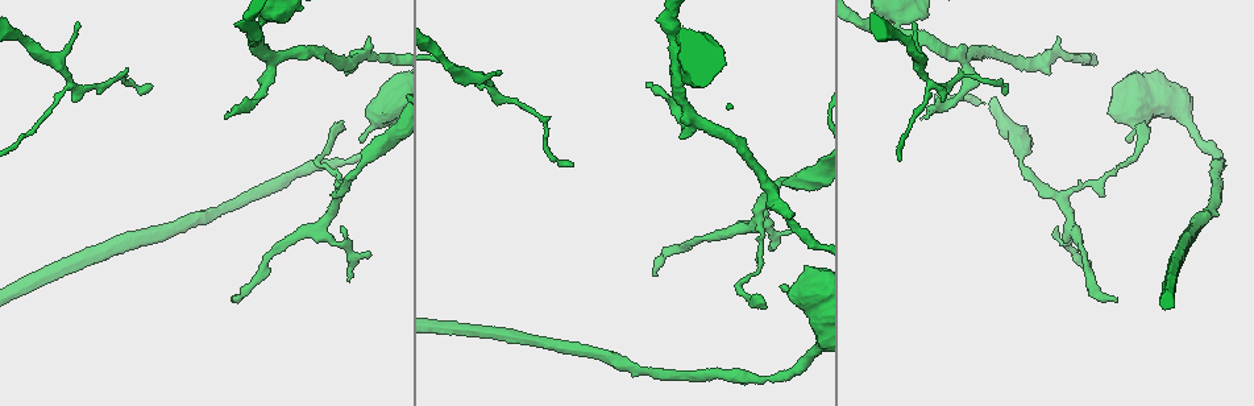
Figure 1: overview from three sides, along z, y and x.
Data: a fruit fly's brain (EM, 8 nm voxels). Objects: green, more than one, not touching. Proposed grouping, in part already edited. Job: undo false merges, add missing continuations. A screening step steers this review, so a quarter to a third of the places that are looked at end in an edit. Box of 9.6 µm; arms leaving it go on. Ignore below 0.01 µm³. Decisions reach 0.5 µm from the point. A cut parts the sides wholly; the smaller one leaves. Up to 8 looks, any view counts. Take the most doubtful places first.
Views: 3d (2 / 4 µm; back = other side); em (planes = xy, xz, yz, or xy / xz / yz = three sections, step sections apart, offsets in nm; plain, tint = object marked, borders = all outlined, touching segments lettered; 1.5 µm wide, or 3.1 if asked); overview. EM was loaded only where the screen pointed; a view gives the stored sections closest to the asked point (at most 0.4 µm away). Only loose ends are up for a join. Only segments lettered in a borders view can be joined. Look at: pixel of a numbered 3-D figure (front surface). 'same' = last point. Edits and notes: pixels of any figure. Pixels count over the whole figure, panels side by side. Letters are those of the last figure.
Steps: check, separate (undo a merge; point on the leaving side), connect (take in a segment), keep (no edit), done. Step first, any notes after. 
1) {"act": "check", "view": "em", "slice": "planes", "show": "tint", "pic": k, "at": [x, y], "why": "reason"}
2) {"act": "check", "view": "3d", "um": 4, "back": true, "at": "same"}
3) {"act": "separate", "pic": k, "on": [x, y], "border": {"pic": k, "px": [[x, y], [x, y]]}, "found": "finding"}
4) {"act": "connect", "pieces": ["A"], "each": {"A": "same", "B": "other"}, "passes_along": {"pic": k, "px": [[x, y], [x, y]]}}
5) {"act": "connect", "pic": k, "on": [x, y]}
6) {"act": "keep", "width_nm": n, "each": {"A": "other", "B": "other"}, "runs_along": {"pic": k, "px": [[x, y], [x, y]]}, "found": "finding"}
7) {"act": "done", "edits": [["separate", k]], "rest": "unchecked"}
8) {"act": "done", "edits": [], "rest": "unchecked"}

{"act": "check", "view": "3d", "um": 4, "pic": 1, "at": [231, 301], "why": "long arm stops here"}

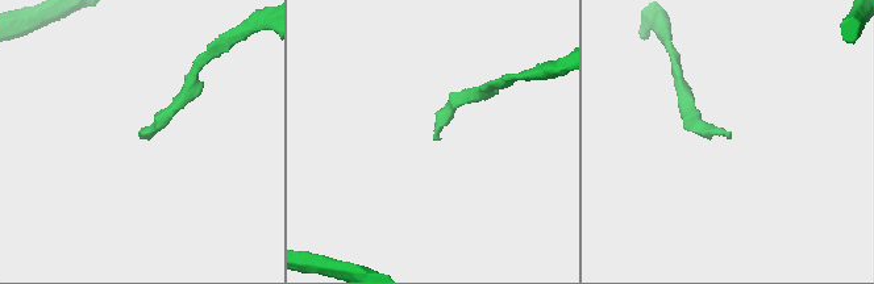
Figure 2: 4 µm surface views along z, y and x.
{"act": "check", "view": "em", "slice": "planes", "show": "borders", "pic": 2, "at": [439, 139], "why": "need the tissue"}

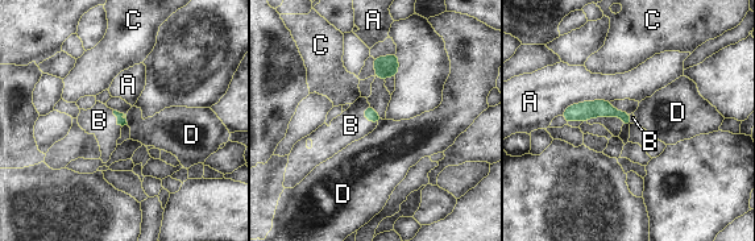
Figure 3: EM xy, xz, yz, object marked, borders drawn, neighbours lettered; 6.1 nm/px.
{"act": "connect", "pieces": ["B"], "each": {"A": "other", "B": "same", "C": "other", "D": "other"}, "passes_along": {"pic": 3, "px": [[120, 121], [117, 119], [99, 120]]}, "found": "the neuron continues"}

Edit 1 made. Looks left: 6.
{"act": "check", "view": "overview"}

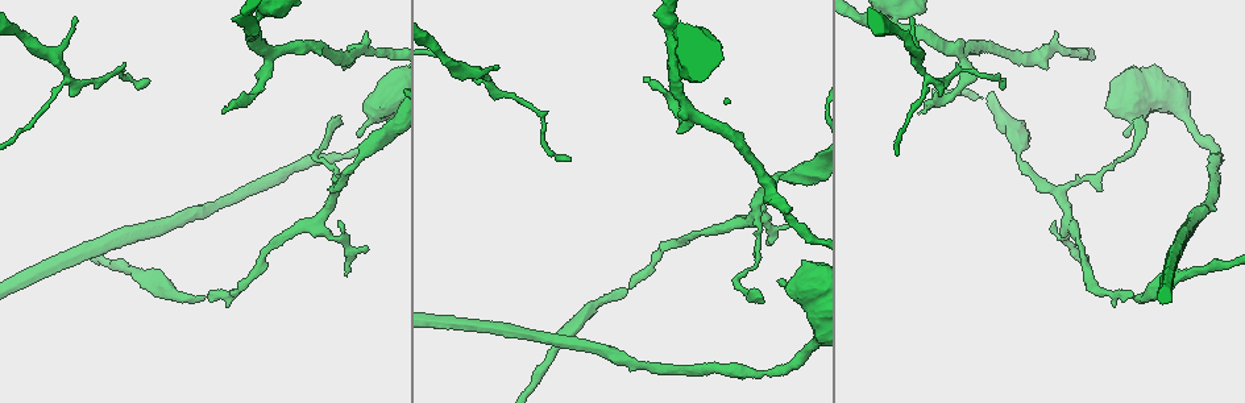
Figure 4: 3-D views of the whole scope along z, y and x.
{"act": "check", "view": "em", "slice": "planes", "show": "plain", "pic": 4, "at": [912, 19], "why": "thin end"}

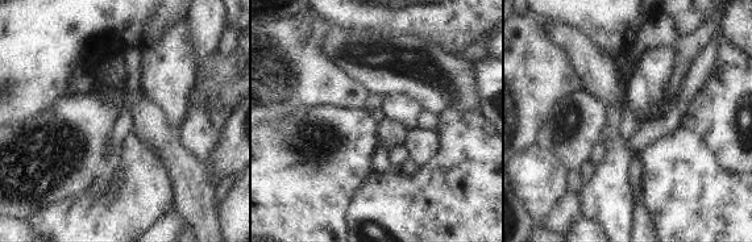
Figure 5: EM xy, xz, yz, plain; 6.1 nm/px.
{"act": "check", "view": "em", "slice": "planes", "show": "tint", "at": "same", "why": "with the object marked"}

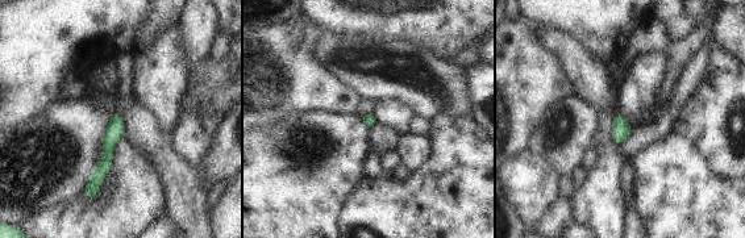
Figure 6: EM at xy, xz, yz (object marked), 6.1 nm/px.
{"act": "check", "view": "em", "slice": "planes", "show": "borders", "at": "same"}

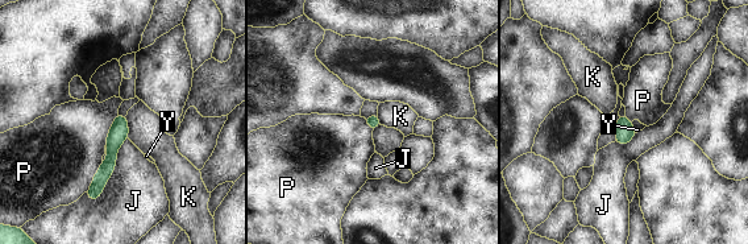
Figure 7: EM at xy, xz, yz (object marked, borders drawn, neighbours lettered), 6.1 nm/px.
{"act": "keep", "each": {"J": "other", "K": "other", "P": "other", "Y": "other"}, "border": {"pic": 7, "px": [[631, 123], [636, 132]]}, "found": "no lettered segment goes on from it"}

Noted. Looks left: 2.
{"act": "check", "view": "em", "slice": "planes", "show": "borders", "pic": 4, "at": [802, 259], "why": "free end"}

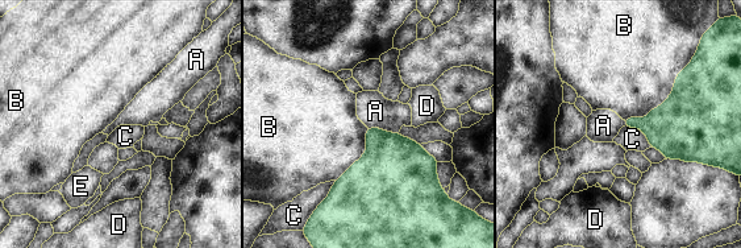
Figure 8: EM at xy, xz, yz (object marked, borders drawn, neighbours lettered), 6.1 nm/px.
{"act": "keep", "each": {"A": "other", "B": "other", "C": "other", "D": "other", "E": "other"}, "border": {"pic": 8, "px": [[367, 127], [378, 127], [398, 133]]}, "found": "no lettered segment goes on from it"}

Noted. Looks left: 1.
{"act": "done", "edits": [["connect", 3]], "rest": "unchecked"}

